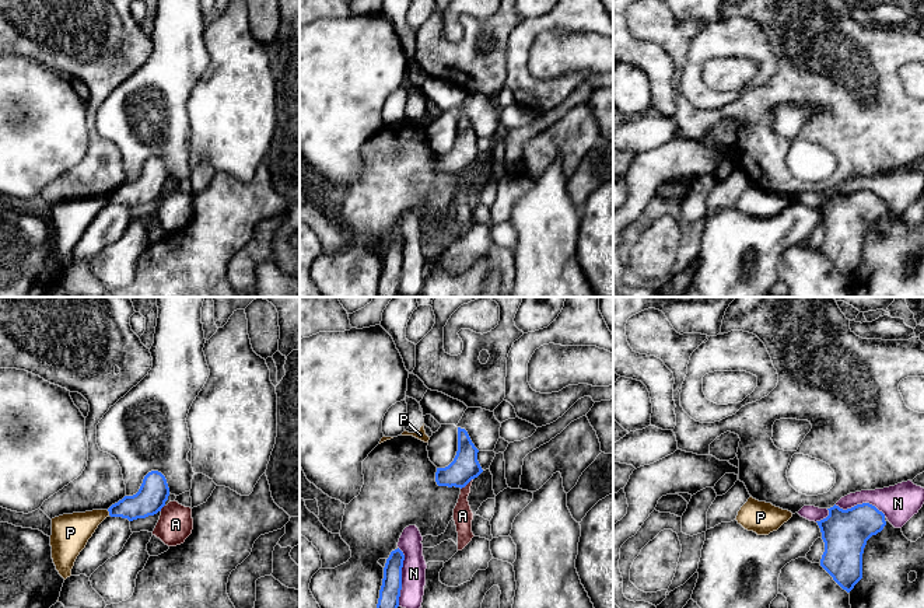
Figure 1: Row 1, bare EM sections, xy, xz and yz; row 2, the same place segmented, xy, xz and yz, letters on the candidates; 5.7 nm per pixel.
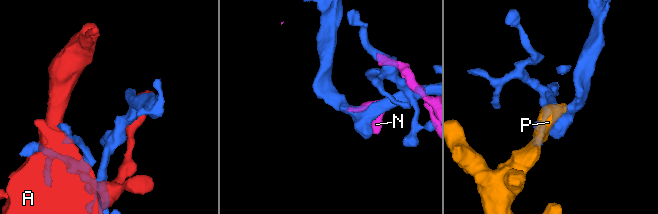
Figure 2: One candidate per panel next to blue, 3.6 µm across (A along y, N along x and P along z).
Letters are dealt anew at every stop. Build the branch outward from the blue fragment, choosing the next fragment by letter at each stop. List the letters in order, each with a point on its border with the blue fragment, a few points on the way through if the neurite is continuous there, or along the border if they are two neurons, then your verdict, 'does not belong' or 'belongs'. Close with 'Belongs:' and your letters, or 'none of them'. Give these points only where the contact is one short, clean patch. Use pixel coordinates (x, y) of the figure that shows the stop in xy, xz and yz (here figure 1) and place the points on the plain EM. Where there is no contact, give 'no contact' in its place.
A: xz (466, 170) | does not belong
N: xz (401, 262) | does not belong
P: xy (109, 199) | along xy (107, 196), (109, 201) | does not belong
Belongs: none of them

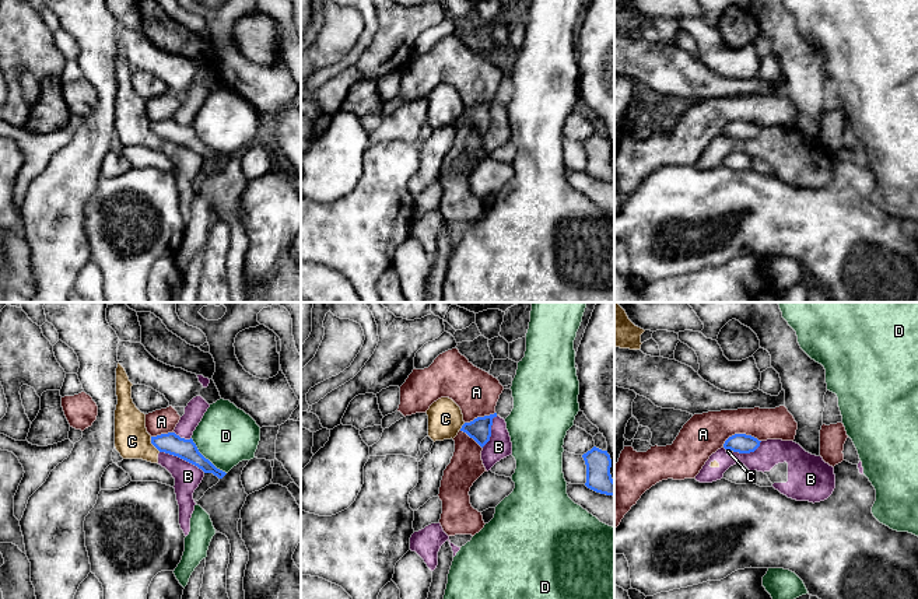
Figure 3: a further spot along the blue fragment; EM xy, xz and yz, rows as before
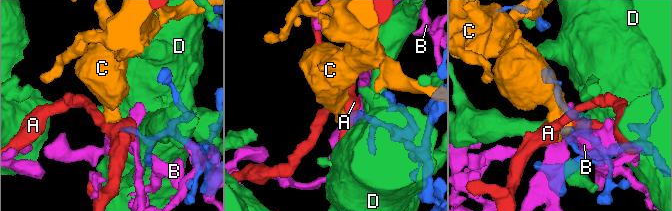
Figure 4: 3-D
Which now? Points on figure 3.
A: yz (739, 121) | along yz (760, 128), (750, 122), (732, 121), (722, 133) | does not belong
B: xy (182, 144) | does not belong
C: xy (153, 130) | along xy (150, 123), (150, 128), (160, 137) | does not belong
D: xy (205, 144) | does not belong
Belongs: none of them

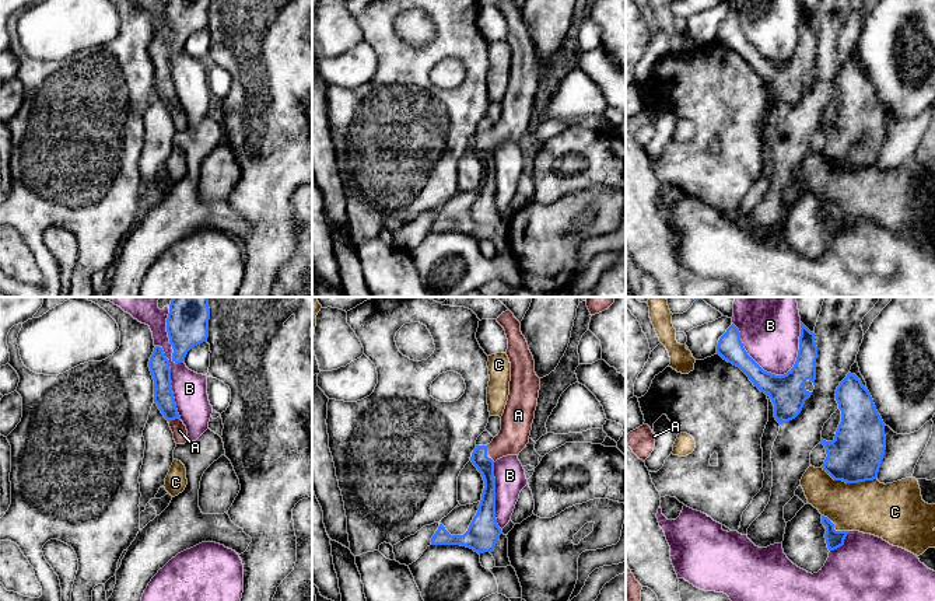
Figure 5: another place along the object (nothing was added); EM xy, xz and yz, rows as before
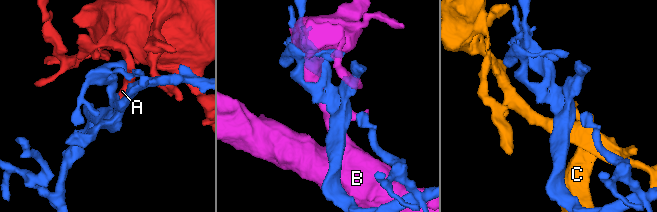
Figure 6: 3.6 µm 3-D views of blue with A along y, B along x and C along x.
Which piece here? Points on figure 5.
A: xz (486, 140) | across xz (484, 152), (486, 140), (515, 114), (515, 108) | belongs
B: xy (168, 52) | does not belong
C: yz (848, 168) | does not belong
Belongs: A

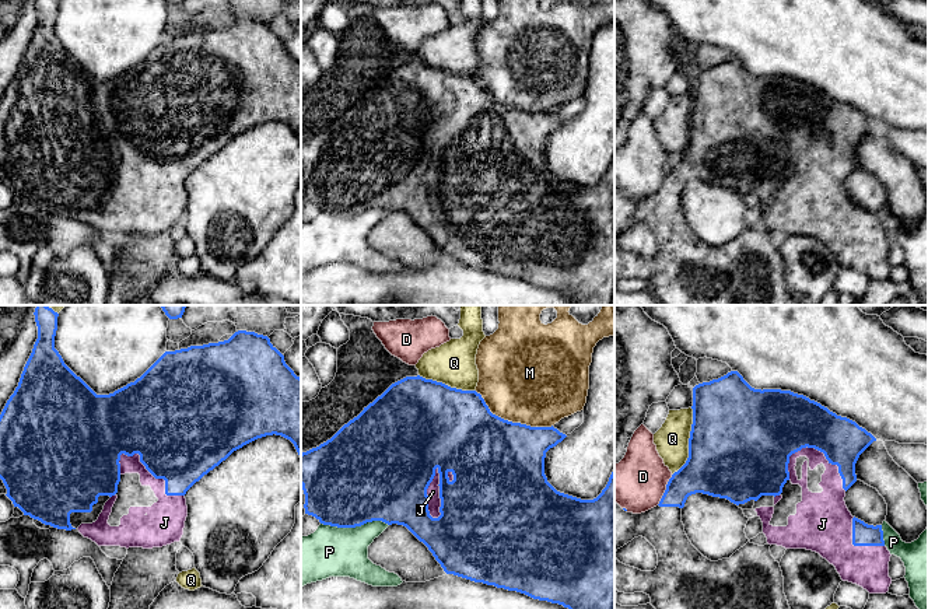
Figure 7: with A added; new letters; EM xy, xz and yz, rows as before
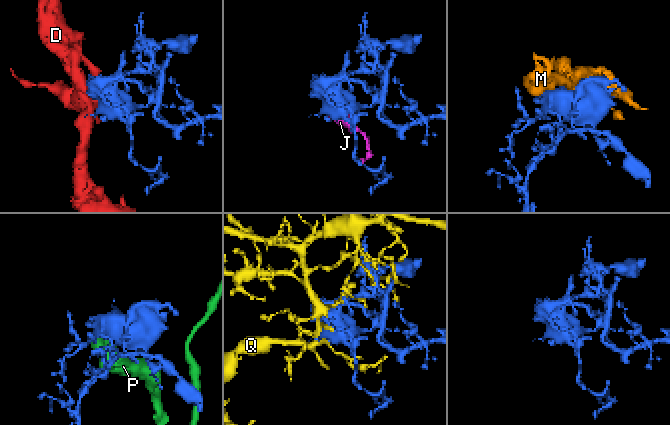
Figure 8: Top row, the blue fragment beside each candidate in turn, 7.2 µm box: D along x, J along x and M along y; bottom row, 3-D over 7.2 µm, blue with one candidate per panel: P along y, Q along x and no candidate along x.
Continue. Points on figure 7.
D: yz (665, 177) | does not belong
J: xz (440, 181) | belongs
M: xz (511, 108) | does not belong
P: xz (354, 213) | does not belong
Q: yz (689, 128) | does not belong
Belongs: J

